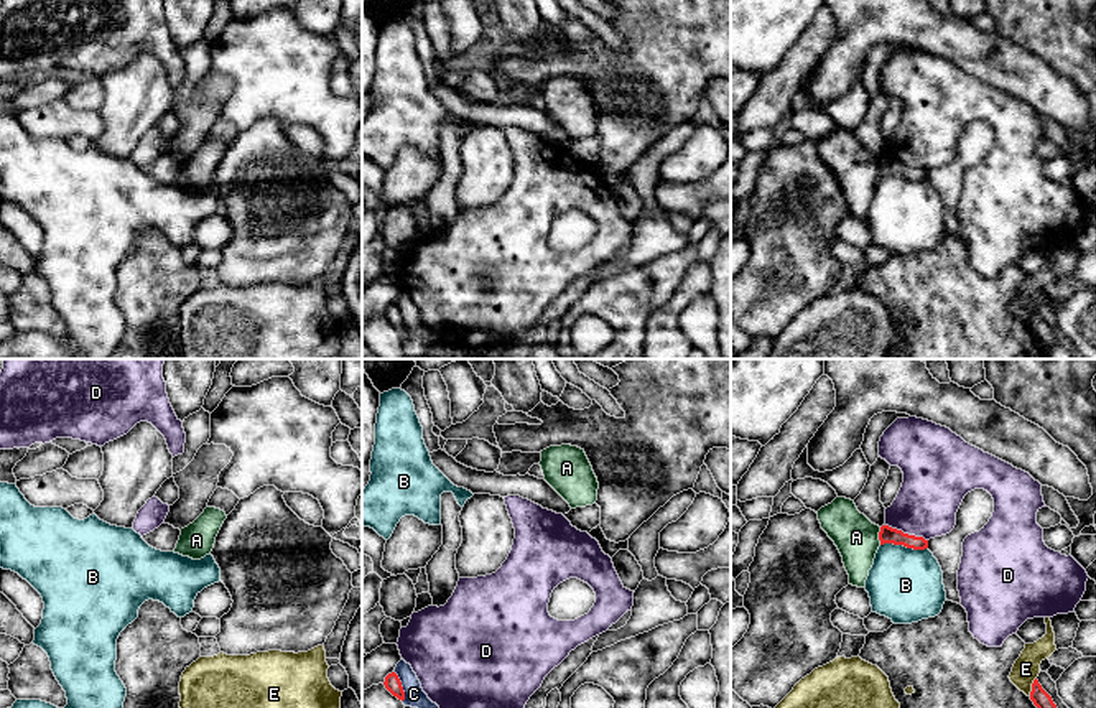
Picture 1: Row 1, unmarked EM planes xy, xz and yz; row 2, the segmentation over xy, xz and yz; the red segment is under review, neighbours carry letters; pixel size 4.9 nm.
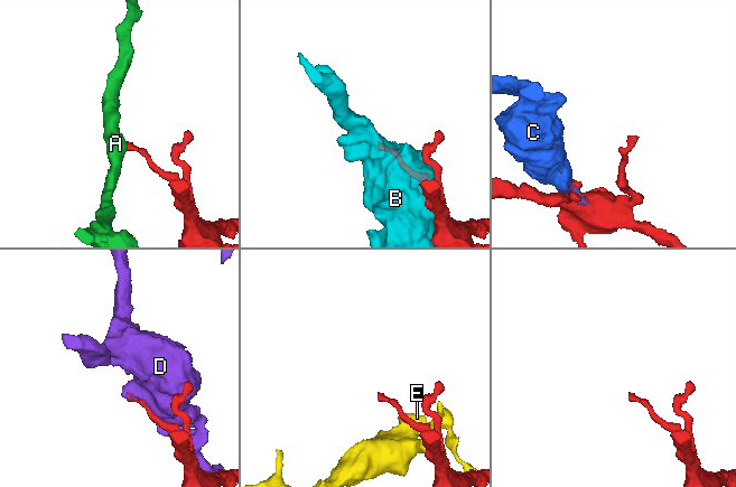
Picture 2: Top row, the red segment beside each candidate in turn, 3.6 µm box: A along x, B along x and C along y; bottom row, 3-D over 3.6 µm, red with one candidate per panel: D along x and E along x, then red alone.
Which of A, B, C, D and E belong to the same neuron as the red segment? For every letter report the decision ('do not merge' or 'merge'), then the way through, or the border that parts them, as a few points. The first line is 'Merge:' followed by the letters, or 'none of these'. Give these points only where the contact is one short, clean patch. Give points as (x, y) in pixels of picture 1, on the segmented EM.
Merge: none of these
A: do not merge
B: do not merge
C: do not merge; border xz (394, 670), (400, 682), (404, 700)
D: do not merge
E: do not merge

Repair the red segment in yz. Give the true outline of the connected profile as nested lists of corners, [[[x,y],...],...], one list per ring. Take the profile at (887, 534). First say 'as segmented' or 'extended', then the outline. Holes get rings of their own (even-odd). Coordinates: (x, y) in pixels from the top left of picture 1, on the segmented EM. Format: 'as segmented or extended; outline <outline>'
as segmented; outline [[[882,525],[879,532],[880,545],[884,543],[894,543],[894,545],[903,545],[907,548],[913,550],[925,550],[928,548],[928,540],[923,537],[915,537],[903,533],[902,530],[892,529],[889,525]]]

